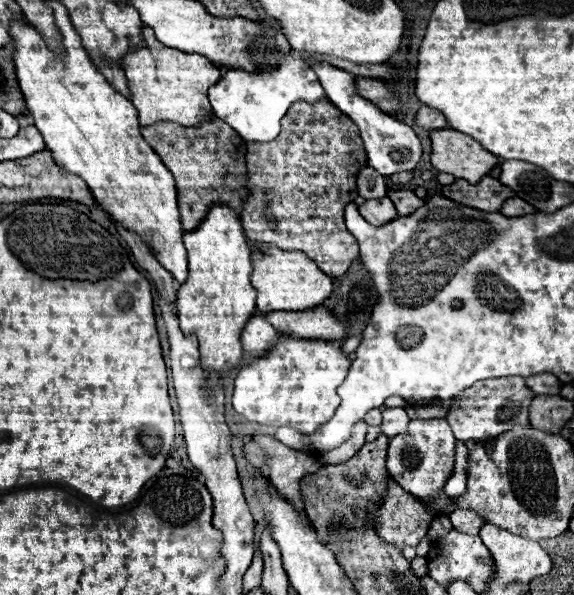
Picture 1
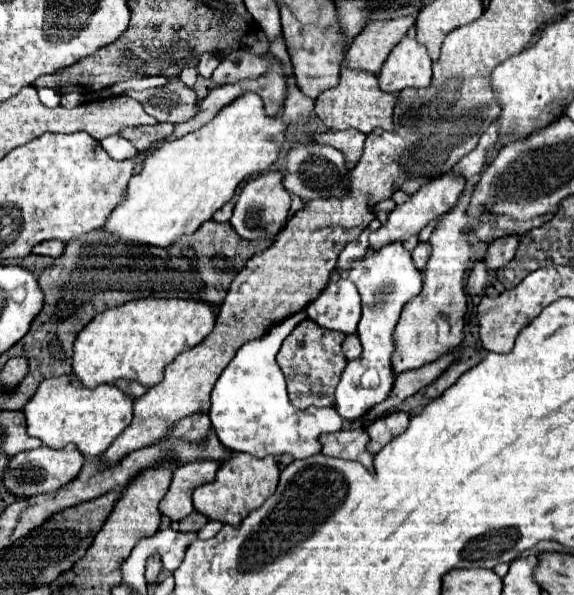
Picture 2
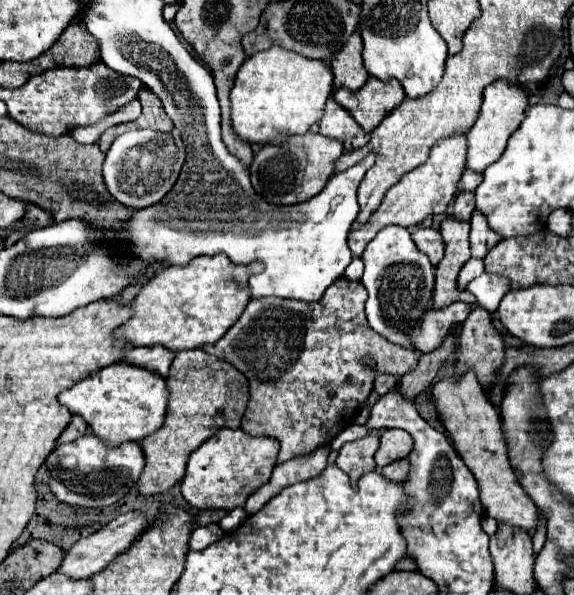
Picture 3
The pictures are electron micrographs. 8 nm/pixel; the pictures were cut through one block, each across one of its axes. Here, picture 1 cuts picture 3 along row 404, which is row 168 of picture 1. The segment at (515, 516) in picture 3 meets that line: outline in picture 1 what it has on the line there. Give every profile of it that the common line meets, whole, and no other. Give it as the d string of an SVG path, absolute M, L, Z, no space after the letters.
M444 128L430 132L432 138L432 166L440 172L448 172L454 178L464 178L472 186L478 184L496 164L498 158L484 150L480 142Z

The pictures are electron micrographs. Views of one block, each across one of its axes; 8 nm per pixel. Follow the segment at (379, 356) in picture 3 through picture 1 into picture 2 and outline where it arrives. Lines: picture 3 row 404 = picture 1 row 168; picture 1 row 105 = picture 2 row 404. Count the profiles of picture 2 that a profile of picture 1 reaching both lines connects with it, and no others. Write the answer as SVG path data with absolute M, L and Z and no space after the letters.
M310 318L302 320L292 334L284 340L278 352L278 366L284 372L288 382L288 396L296 408L304 406L332 406L336 384L340 382L340 374L346 366L346 358L342 354L342 340L344 334L334 330L324 330L316 326Z

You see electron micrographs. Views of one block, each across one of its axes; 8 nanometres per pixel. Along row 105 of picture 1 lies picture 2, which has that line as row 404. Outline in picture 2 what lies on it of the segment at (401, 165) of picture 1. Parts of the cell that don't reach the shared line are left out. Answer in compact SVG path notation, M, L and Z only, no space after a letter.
M374 220L356 240L352 240L338 256L337 269L344 270L343 275L349 278L360 296L362 296L362 318L358 322L358 338L362 342L362 354L346 364L346 370L342 374L342 380L336 388L336 400L334 410L344 420L356 420L360 414L366 414L374 404L382 402L394 382L392 372L392 332L400 318L404 302L414 298L422 290L422 276L414 268L410 252L402 248L402 242L394 242L384 246L378 252L372 252L368 248L368 234L370 230L376 230L380 226L378 220Z

